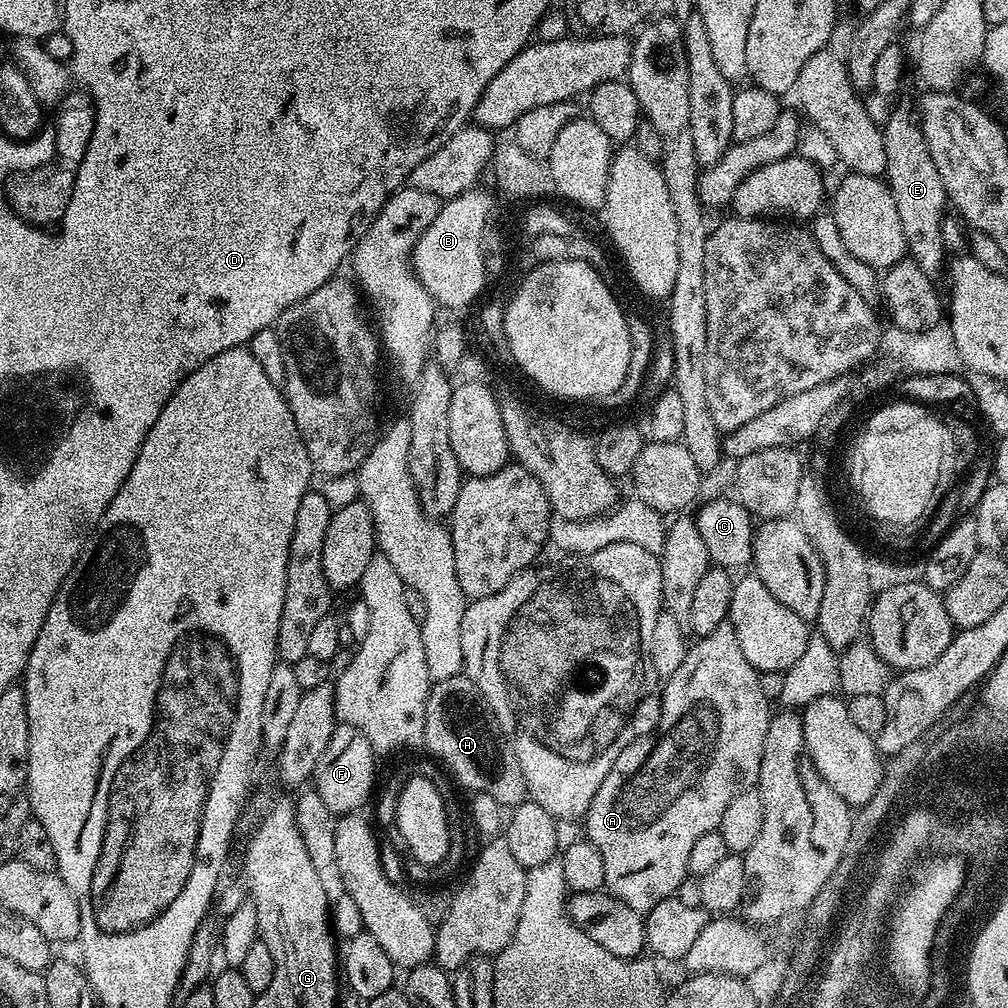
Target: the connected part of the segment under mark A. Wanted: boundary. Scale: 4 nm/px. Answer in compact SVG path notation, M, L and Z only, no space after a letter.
M726 622L718 626L718 630L699 637L695 643L689 647L682 666L678 666L678 670L674 670L674 674L667 677L663 685L660 697L660 720L656 728L650 735L639 736L634 742L630 742L630 746L626 746L626 750L618 754L614 766L610 766L610 774L606 774L606 782L598 786L598 794L594 794L594 802L590 802L582 820L583 831L584 828L588 831L585 832L586 838L594 846L598 846L598 854L602 854L602 862L606 866L604 888L622 902L626 902L626 906L630 906L641 914L647 914L651 908L658 906L658 902L676 895L678 886L682 886L682 882L689 879L688 863L690 862L690 849L694 847L694 842L698 842L702 834L717 831L726 806L730 806L730 802L733 798L738 798L738 794L742 794L748 788L756 788L760 779L762 746L766 742L766 730L770 719L768 700L764 697L763 686L760 685L761 673L757 672L754 666L750 666L750 662L746 662L746 654L742 654L742 646L738 646L738 634L734 634L734 626L730 623Z

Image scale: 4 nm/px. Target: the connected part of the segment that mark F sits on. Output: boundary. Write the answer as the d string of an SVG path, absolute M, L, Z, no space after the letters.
M337 723L330 742L326 742L326 750L322 750L316 763L314 790L334 813L347 814L363 809L368 795L370 800L377 787L376 763L378 763L376 751L372 749L370 742L366 742L363 734L354 730L354 726Z

